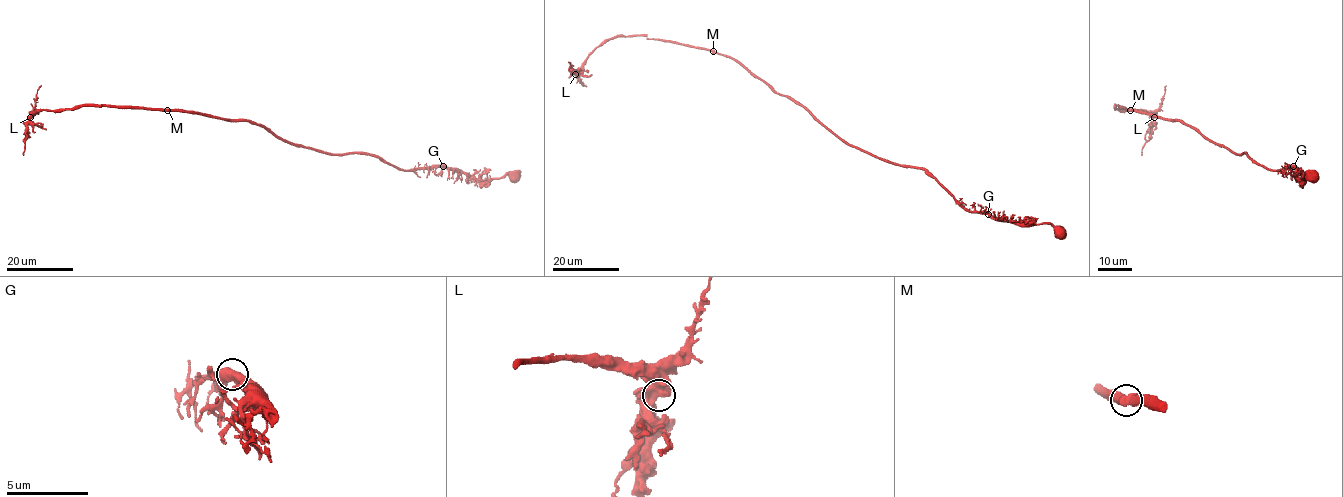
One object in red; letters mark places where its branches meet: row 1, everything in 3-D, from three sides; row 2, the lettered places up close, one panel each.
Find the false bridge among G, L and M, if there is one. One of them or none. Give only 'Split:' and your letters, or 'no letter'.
Split: no letter

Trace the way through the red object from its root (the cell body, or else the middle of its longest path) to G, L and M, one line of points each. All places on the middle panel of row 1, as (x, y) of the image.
G: (1059, 231), (1047, 223), (1022, 225), (989, 214)
L: (1059, 231), (965, 210), (923, 170), (848, 145), (803, 107), (712, 51), (615, 36), (575, 74)
M: (1059, 231), (1047, 223), (1022, 225), (965, 210), (923, 170), (897, 165), (848, 145), (803, 107), (712, 51)

